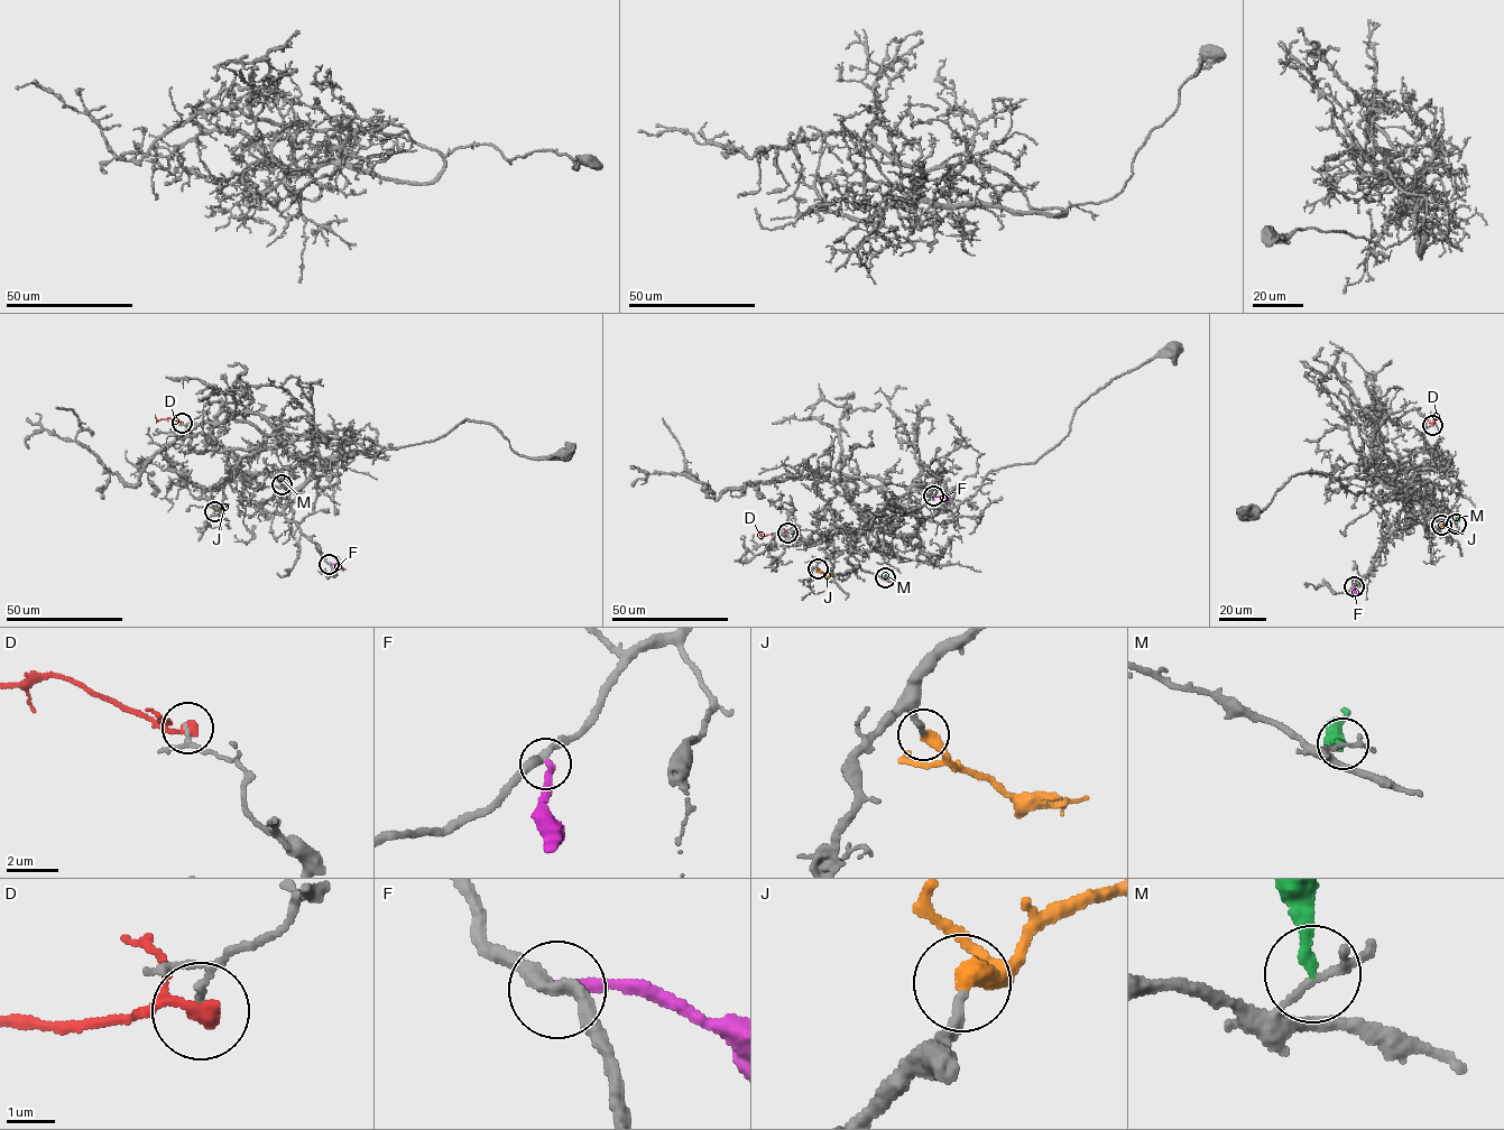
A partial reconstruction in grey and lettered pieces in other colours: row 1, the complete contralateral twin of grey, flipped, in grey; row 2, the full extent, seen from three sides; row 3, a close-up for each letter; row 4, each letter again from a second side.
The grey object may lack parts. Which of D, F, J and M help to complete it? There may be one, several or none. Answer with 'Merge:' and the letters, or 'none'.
Merge: J

